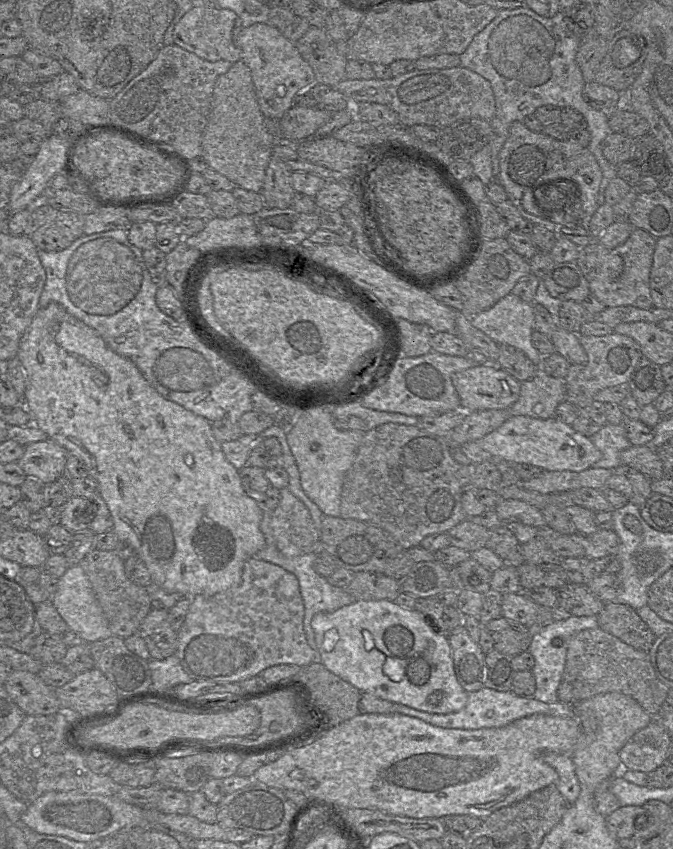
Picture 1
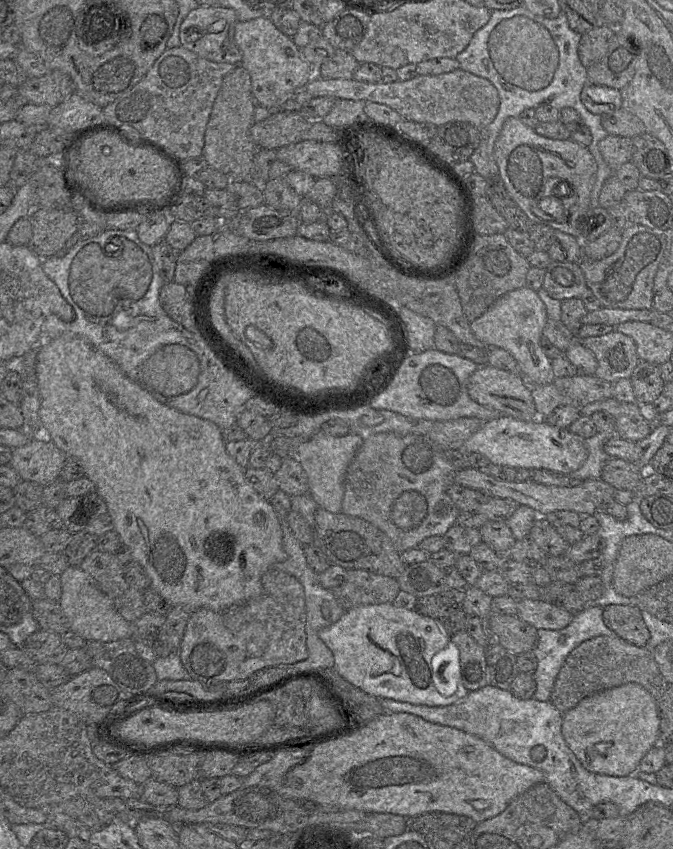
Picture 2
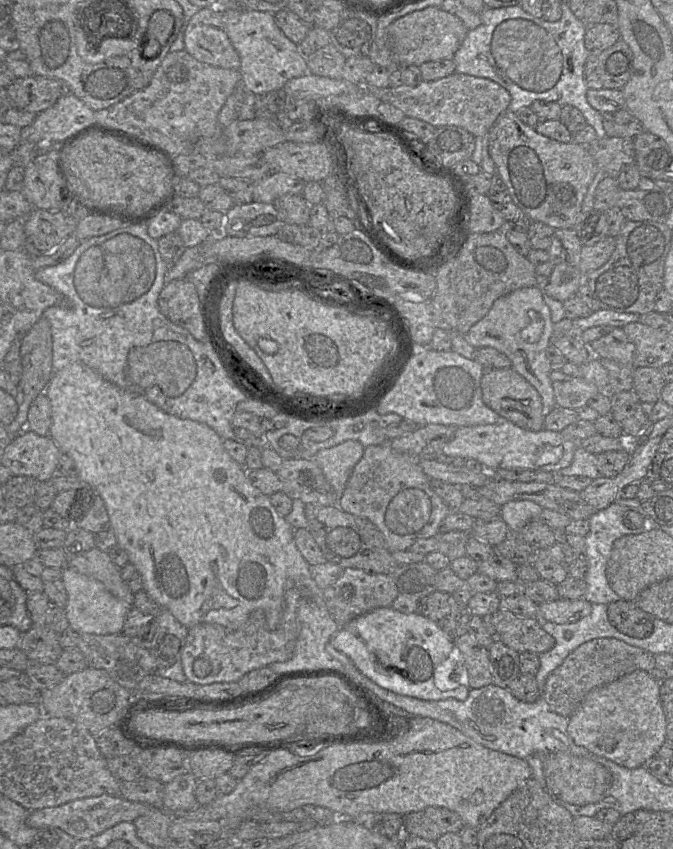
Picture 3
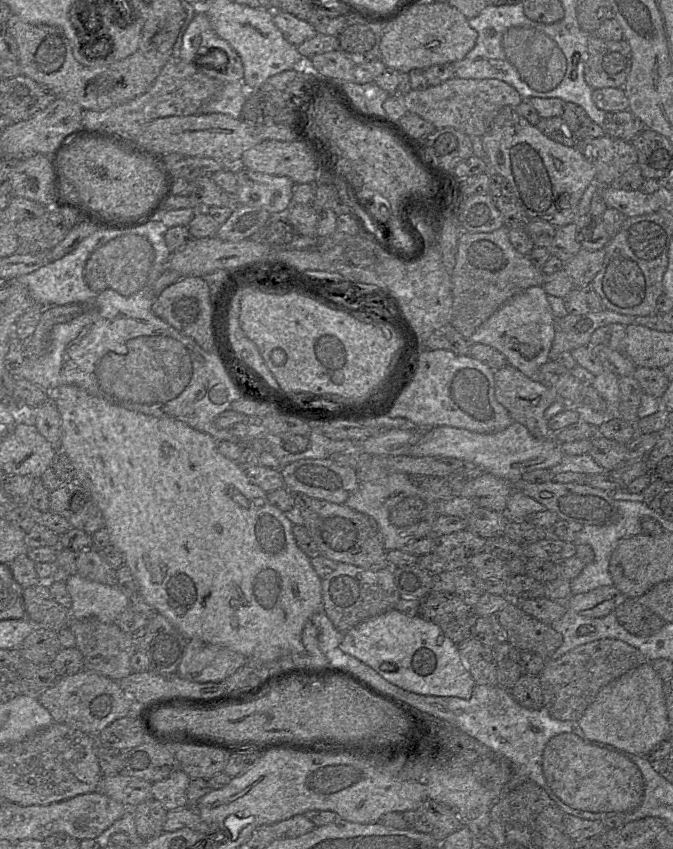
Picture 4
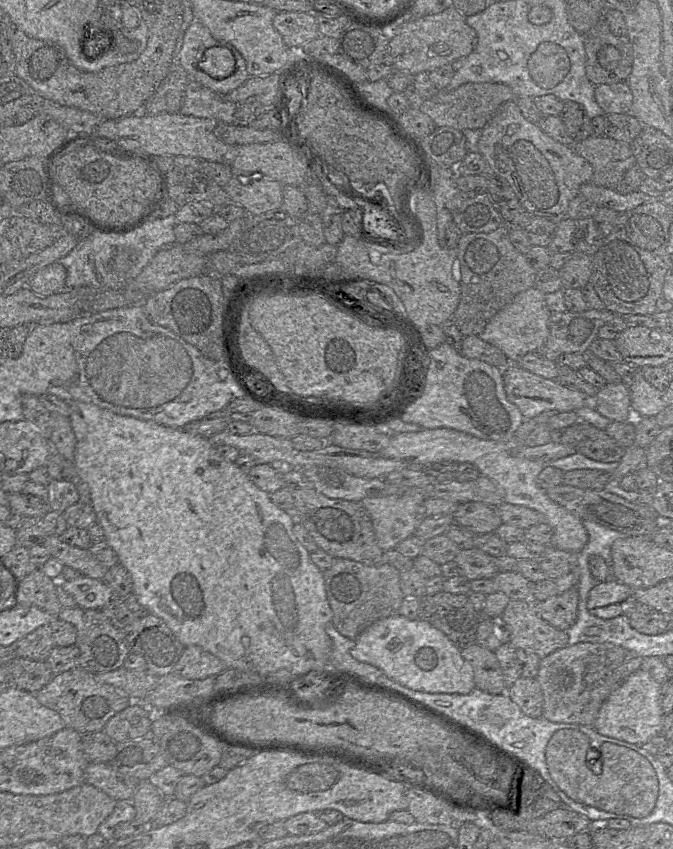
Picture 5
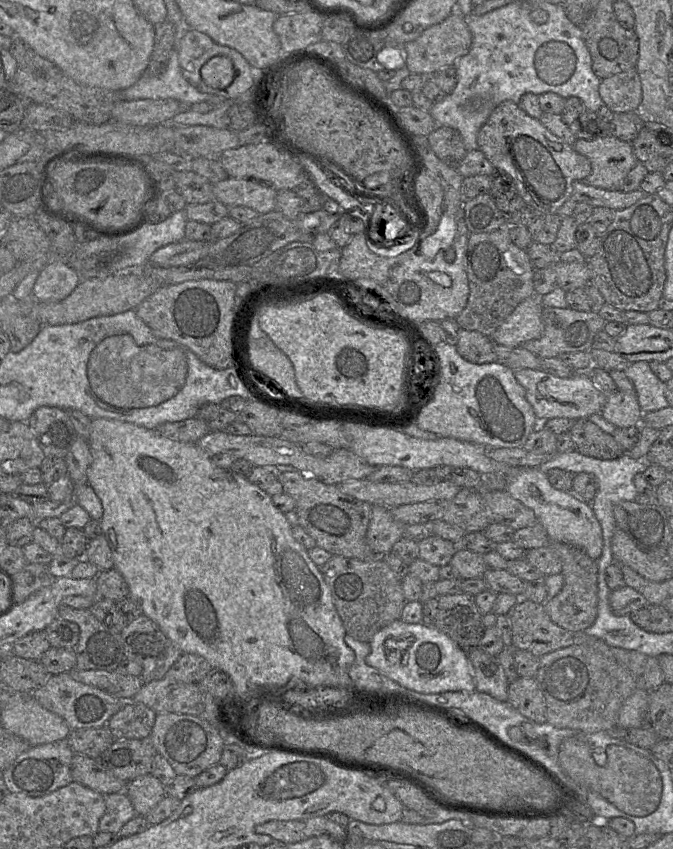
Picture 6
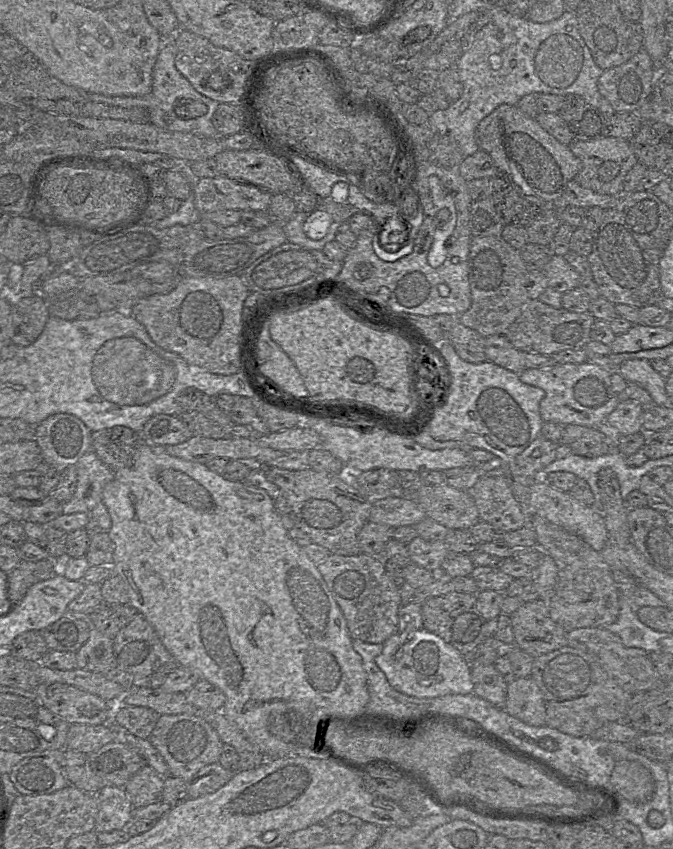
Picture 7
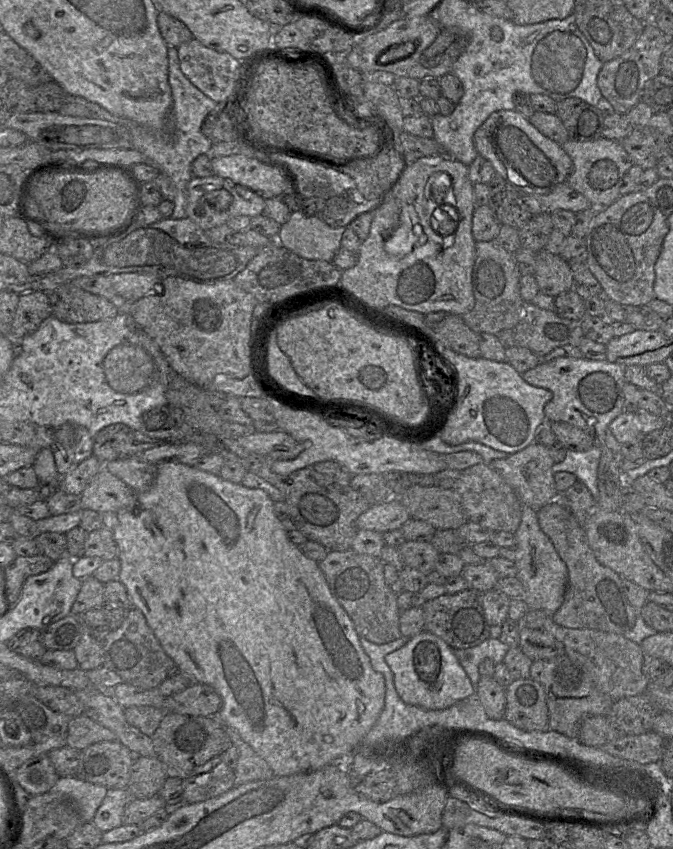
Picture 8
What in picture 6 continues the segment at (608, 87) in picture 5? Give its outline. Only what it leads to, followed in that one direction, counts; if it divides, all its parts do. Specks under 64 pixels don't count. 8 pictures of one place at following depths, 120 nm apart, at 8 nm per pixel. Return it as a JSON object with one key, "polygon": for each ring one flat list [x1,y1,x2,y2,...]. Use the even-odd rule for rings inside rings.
{"polygon":[[636,69,601,79,599,94,613,113,640,111,642,86]]}

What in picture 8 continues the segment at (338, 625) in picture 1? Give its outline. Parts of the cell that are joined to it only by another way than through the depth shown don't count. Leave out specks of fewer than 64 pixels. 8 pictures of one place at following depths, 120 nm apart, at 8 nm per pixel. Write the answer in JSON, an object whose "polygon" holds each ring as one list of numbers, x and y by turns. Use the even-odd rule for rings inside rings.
{"polygon":[[422,630,409,638,402,647,388,653,385,662,393,674,395,690,406,704,439,710,474,694,472,683,454,650,430,632]]}

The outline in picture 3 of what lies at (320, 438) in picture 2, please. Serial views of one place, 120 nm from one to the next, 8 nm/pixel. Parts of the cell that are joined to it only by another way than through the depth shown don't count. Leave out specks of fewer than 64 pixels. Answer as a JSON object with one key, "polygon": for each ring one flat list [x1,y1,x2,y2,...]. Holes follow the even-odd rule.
{"polygon":[[347,440,322,449,314,456,314,461,337,494,337,505,353,468,363,455,364,448,358,441]]}

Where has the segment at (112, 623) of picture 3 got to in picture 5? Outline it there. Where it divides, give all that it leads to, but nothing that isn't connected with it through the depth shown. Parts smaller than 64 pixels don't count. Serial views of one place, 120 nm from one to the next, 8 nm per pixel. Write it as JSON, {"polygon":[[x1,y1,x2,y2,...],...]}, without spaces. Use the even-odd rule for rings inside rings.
{"polygon":[[80,575,72,580,58,580,58,583,74,597,77,607,84,609,102,609,115,597,101,579]]}

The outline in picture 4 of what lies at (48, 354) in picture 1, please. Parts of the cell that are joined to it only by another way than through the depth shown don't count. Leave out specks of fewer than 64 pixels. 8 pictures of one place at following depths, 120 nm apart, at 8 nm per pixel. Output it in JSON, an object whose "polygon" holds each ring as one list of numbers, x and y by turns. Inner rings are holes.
{"polygon":[[63,385,57,388,55,391,51,392,50,398,56,404,61,417,62,435,59,450,65,453,73,464,75,468,75,481,77,481,86,490,87,495,92,498,101,509,104,517,104,527,107,529,110,537,110,544,119,549,123,554,124,564,129,566,134,577,137,579,139,583,139,593,143,596,145,601,154,606,158,613,165,616,187,640,201,639,210,644,224,646,232,651,243,654,250,662,272,662,282,656,302,654,304,652,304,646,301,639,303,628,316,612,322,610,321,578,313,569,310,558,297,545,292,532,293,524,290,522,290,520,282,511,270,504,269,500,267,499,267,493,259,486,251,483,244,470,239,468,234,461,231,461,217,451,216,441,208,434,195,430,187,424,174,418,154,417,140,412,127,410,102,398,89,394,75,385]]}

